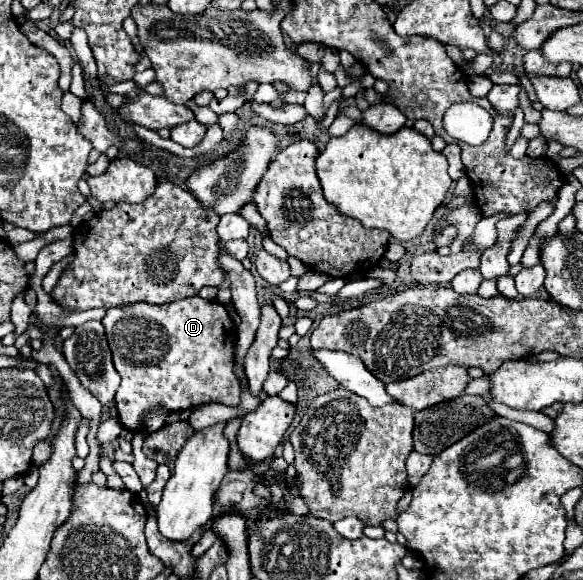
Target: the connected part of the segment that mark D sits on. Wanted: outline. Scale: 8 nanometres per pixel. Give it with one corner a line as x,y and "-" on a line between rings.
194,296
162,306
142,302
116,306
106,310
102,324
114,366
122,378
116,392
116,410
122,426
128,430
140,430
142,414
158,406
176,412
204,402
222,402
226,406
240,404
240,386
234,374
232,354
236,326
226,306
218,300

